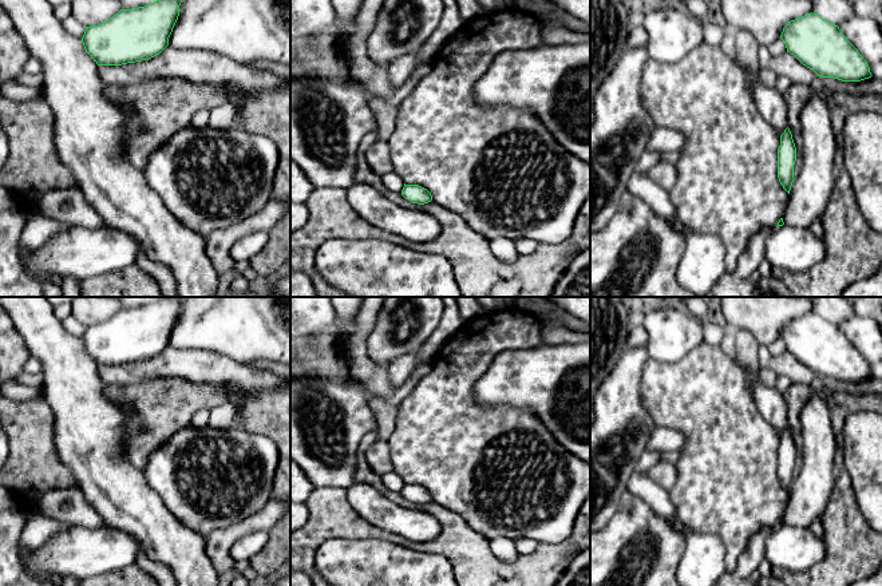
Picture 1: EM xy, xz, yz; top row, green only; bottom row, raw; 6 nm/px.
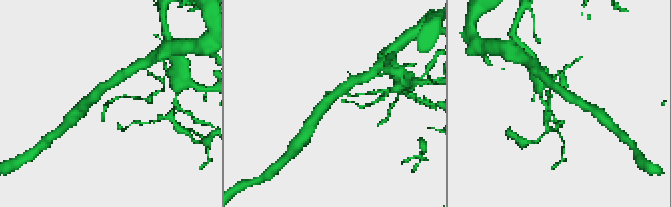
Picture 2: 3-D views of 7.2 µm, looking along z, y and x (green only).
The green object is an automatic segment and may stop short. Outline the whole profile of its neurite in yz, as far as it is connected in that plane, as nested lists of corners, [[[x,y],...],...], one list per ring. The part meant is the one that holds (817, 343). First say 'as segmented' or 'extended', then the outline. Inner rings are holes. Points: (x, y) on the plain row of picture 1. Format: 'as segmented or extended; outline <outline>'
as segmented; outline [[[816,313],[788,321],[780,338],[787,352],[820,377],[861,381],[873,376],[867,361],[839,326]]]

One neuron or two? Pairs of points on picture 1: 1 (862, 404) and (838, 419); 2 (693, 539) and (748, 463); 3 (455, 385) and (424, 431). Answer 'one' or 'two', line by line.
1: one
2: two
3: one

